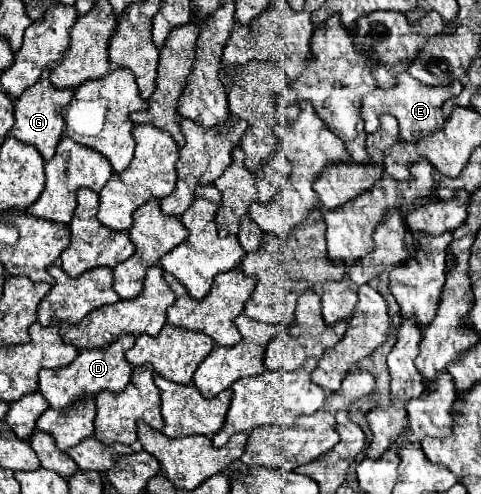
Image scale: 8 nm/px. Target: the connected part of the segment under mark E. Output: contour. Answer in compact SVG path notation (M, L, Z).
M402 72L396 76L394 86L384 90L384 88L374 88L370 94L362 98L362 118L366 122L366 132L376 132L378 128L378 116L384 112L390 112L398 124L400 124L400 136L406 142L416 142L420 136L432 134L436 128L442 128L444 116L442 116L442 104L444 100L458 96L462 92L462 82L454 80L448 86L426 86L412 78L408 72Z

